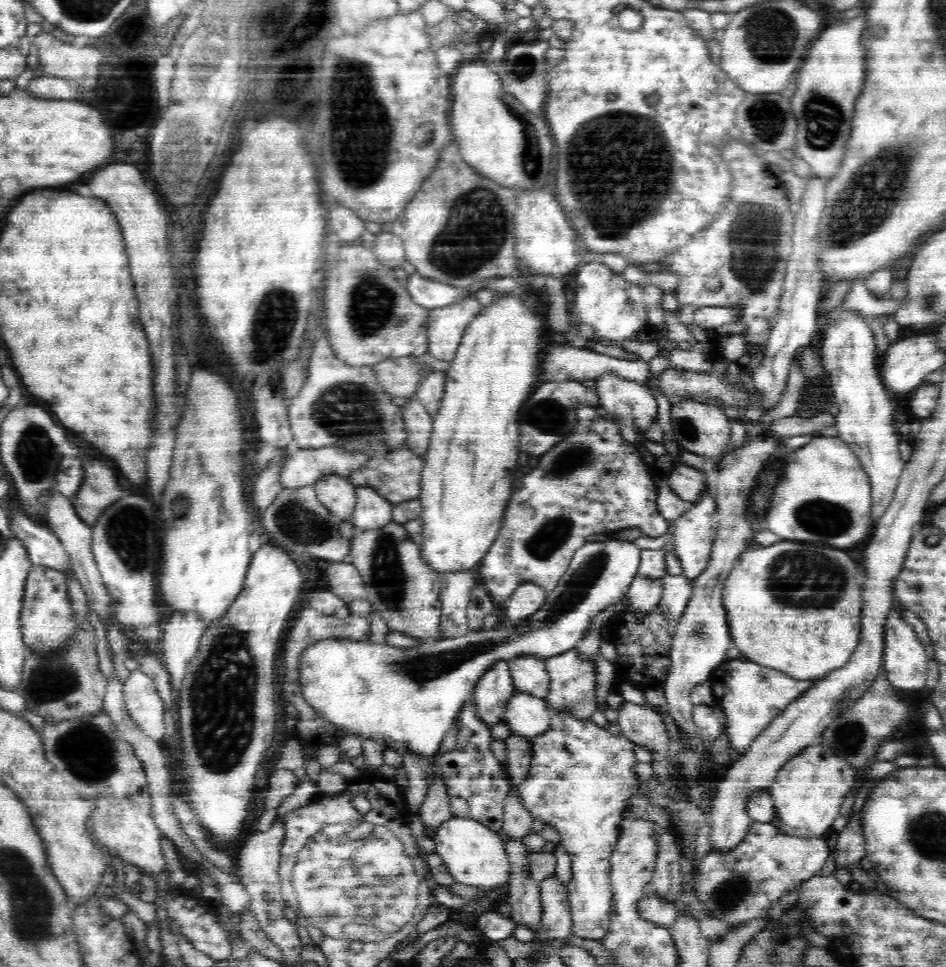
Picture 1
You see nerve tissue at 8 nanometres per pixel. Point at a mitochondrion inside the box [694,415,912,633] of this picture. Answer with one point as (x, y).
(788, 573)

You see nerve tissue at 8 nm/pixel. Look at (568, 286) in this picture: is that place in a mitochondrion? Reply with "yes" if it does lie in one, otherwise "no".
no

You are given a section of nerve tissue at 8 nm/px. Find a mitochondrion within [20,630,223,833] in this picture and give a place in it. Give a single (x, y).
(86, 750)

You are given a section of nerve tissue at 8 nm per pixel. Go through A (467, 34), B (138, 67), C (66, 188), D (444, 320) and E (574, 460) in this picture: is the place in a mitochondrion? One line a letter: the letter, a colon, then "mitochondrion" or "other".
A: other
B: other
C: other
D: other
E: mitochondrion

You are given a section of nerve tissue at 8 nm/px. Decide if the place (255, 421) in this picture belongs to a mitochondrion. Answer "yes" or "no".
no

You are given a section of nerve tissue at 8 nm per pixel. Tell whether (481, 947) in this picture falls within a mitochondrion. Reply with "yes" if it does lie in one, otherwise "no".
no

